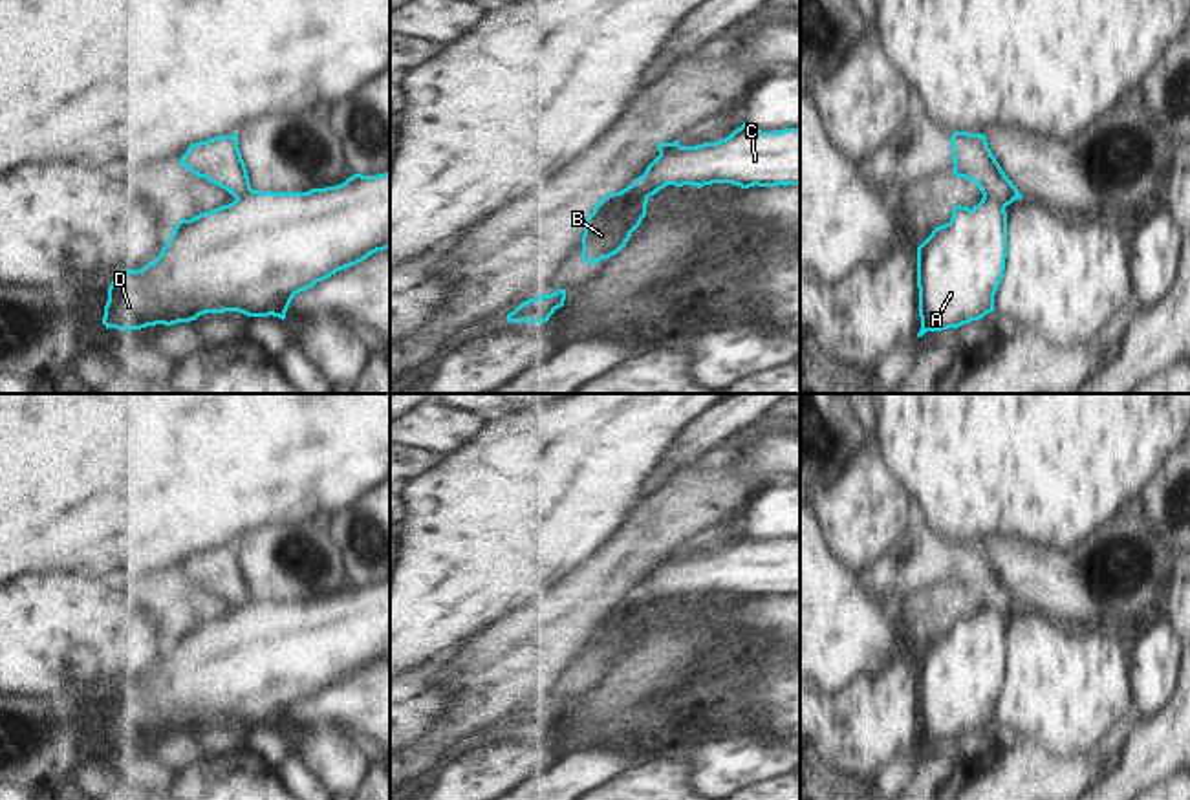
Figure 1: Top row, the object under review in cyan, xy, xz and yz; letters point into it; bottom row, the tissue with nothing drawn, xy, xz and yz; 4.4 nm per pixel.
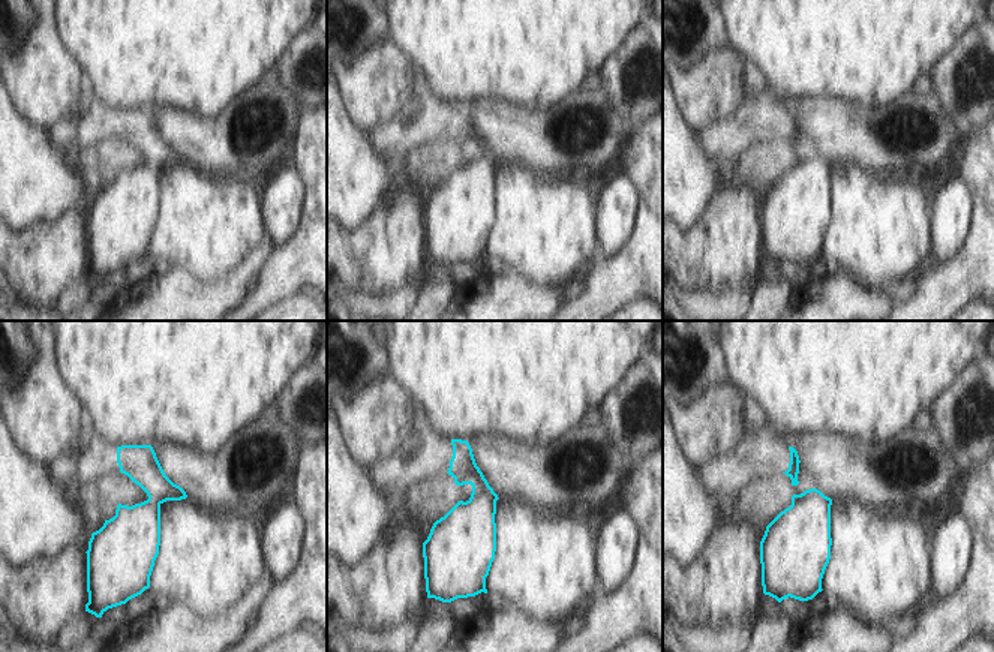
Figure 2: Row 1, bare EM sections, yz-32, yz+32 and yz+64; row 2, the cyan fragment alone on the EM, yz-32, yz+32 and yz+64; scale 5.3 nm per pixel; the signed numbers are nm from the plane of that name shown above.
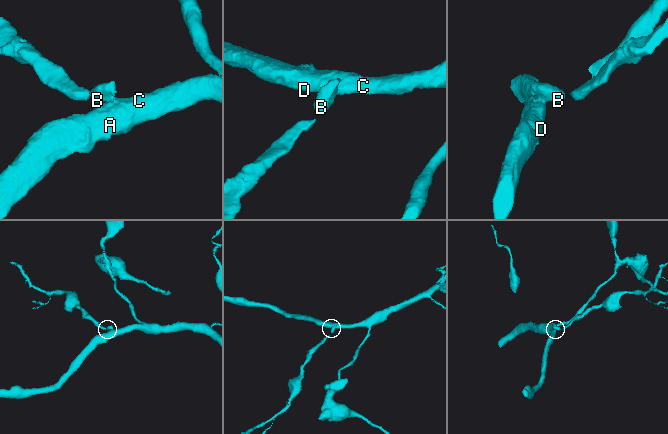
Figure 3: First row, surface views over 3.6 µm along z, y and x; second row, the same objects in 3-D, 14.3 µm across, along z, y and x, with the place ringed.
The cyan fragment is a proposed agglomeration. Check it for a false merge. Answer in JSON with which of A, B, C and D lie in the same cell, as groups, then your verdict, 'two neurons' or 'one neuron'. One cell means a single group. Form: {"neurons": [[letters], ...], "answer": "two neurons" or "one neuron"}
{"neurons": [["A", "C", "D"], ["B"]], "answer": "two neurons"}

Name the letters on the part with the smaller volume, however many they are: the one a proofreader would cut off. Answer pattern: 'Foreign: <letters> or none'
Foreign: B

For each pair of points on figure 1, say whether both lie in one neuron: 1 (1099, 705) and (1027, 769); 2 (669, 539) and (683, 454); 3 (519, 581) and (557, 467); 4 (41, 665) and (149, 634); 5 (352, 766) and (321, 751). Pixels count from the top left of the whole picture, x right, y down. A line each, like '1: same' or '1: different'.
1: different
2: different
3: same
4: same
5: same

